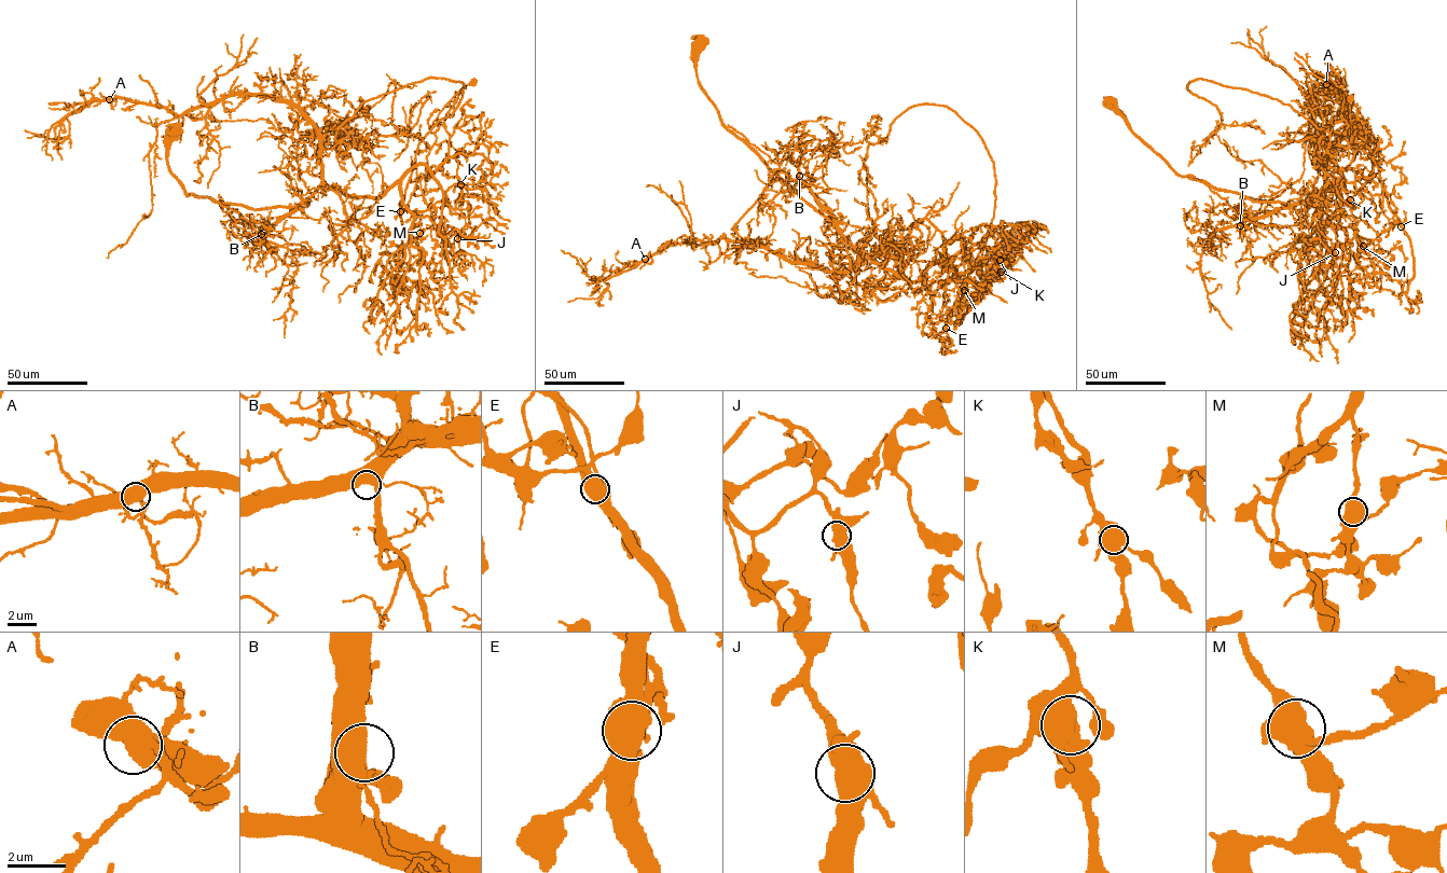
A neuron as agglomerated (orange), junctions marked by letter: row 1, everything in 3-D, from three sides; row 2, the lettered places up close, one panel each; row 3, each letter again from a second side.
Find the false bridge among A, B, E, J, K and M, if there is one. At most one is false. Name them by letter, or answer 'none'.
E

